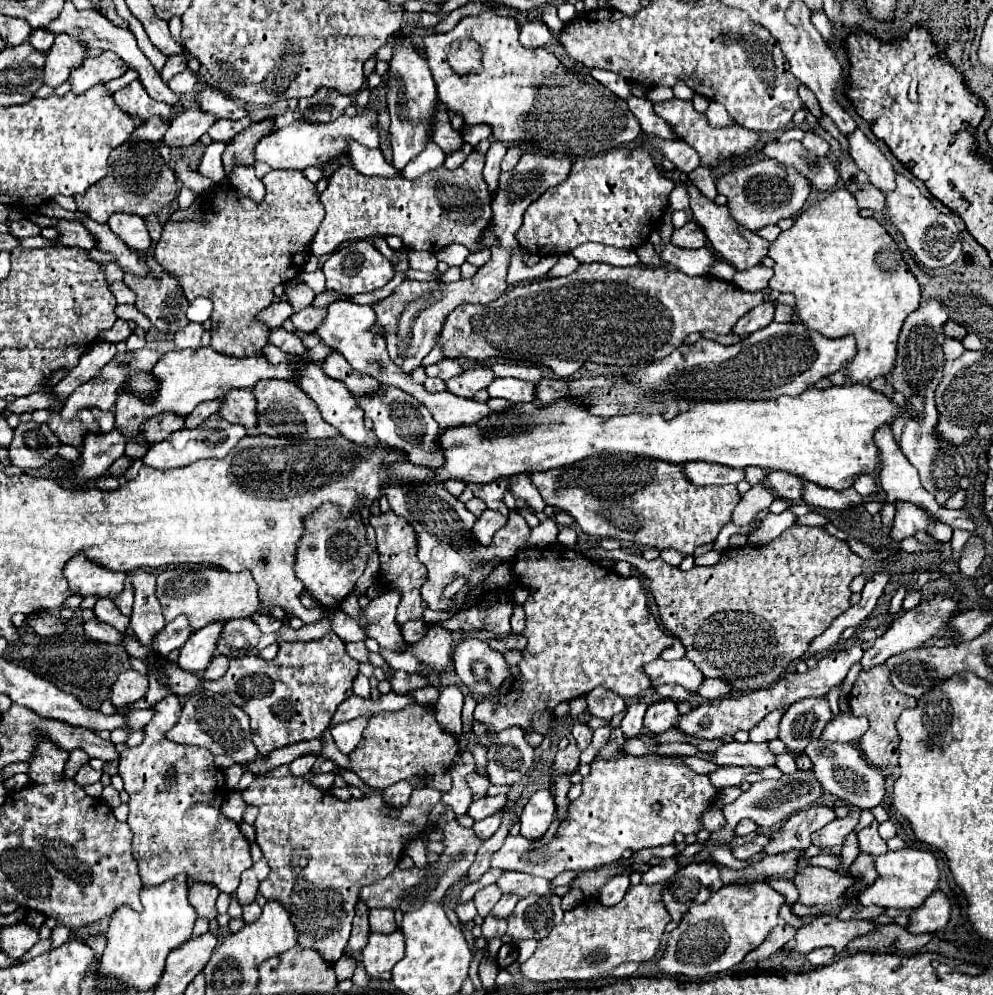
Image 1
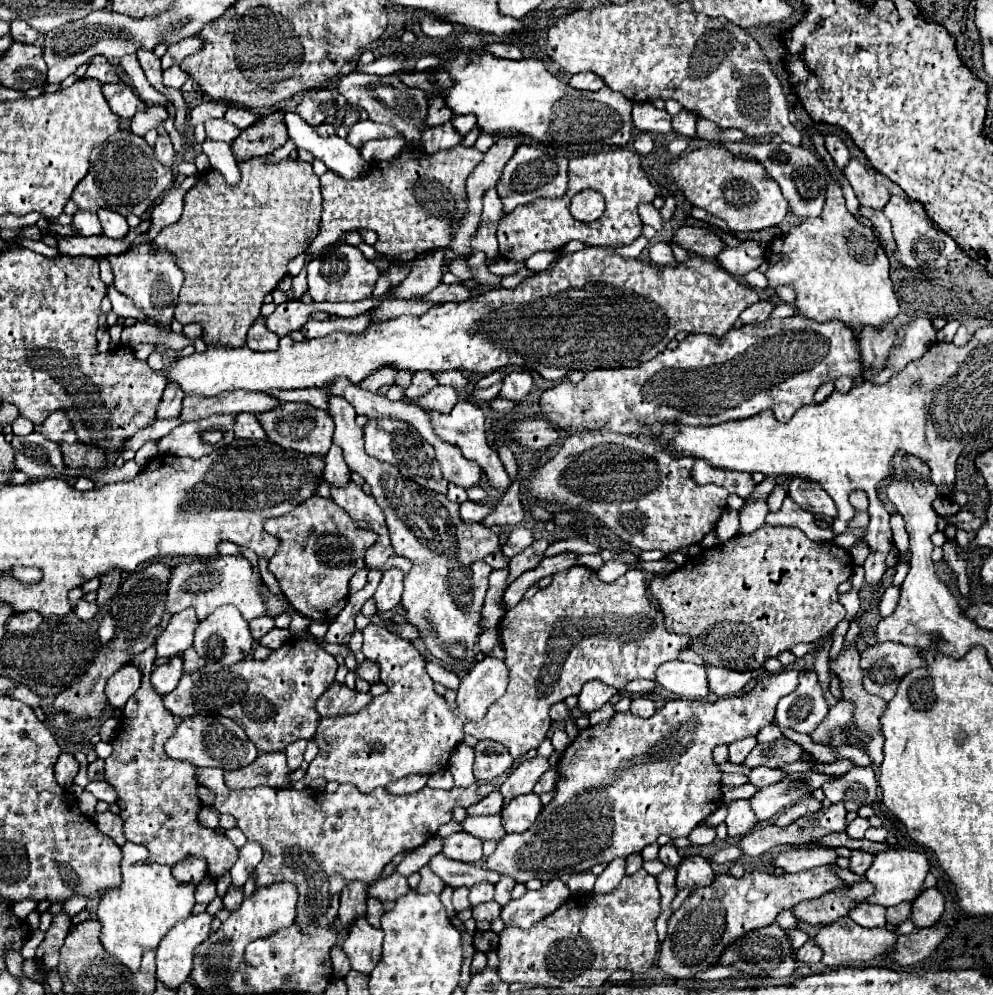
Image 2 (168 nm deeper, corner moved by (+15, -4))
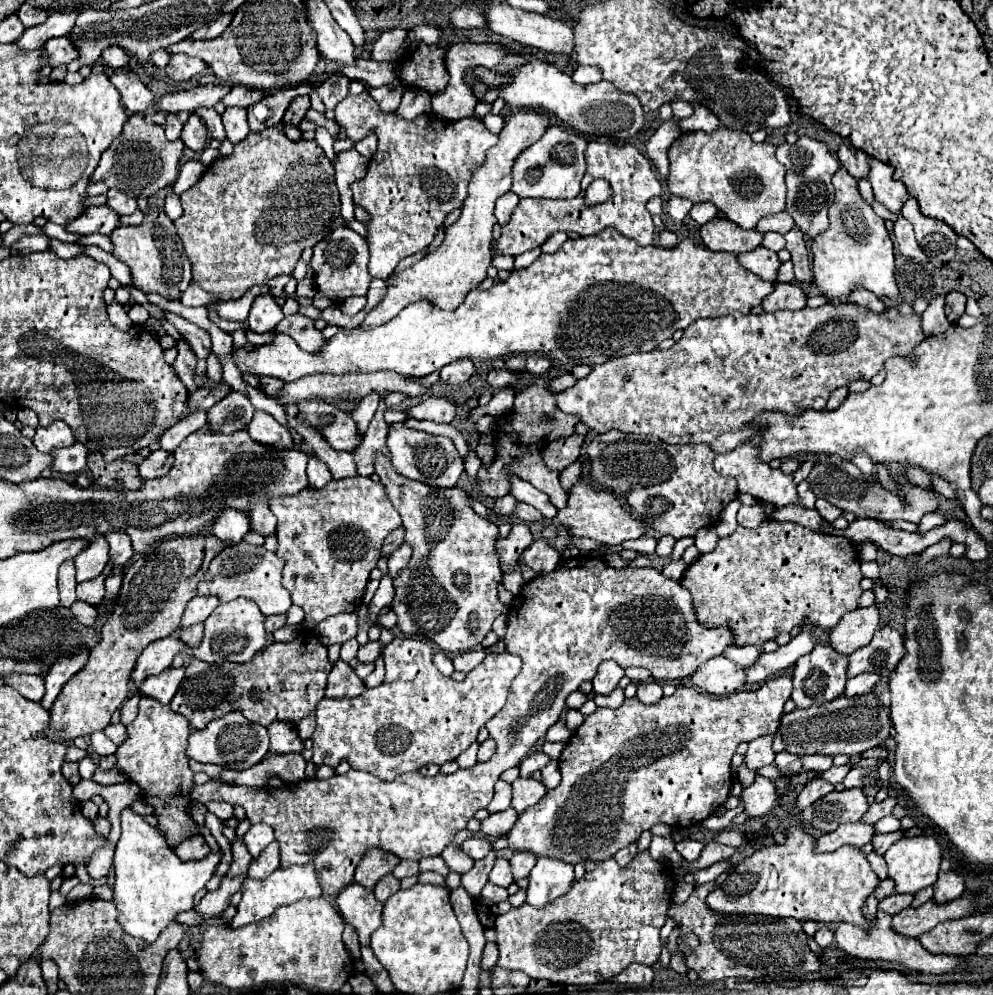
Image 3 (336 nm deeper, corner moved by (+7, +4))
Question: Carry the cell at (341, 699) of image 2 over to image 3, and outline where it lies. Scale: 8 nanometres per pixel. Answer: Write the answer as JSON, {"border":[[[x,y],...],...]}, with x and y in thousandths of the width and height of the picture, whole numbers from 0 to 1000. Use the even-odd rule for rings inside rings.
{"border":[[[340,663],[330,677],[330,689],[328,689],[328,699],[330,702],[356,702],[367,695],[365,683],[359,679],[356,671],[348,667],[346,663]]]}

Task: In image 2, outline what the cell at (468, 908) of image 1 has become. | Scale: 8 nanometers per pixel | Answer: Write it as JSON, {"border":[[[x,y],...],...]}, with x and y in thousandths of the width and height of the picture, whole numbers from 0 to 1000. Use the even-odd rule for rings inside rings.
{"border":[[[459,892],[457,898],[455,898],[455,911],[459,917],[465,917],[473,911],[471,907],[471,892]]]}

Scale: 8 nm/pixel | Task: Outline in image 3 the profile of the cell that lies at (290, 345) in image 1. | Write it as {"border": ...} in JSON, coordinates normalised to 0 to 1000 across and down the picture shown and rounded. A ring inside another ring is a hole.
{"border":[[[260,297],[254,306],[252,318],[250,318],[250,328],[254,334],[266,336],[266,334],[276,334],[278,326],[286,320],[284,310],[274,297]]]}

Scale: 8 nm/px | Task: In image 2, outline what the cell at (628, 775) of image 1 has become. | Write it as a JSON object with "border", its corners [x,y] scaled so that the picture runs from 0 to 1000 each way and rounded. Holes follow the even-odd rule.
{"border":[[[790,673],[769,679],[747,699],[723,702],[719,706],[683,702],[671,706],[653,724],[630,716],[618,718],[612,726],[602,730],[584,734],[582,742],[564,760],[560,800],[540,822],[540,834],[534,832],[528,838],[510,838],[491,860],[489,872],[516,880],[520,886],[532,886],[536,882],[556,884],[560,880],[566,882],[570,878],[590,876],[604,866],[642,858],[649,850],[659,848],[665,838],[671,838],[677,844],[693,840],[699,830],[709,826],[727,808],[725,774],[719,768],[717,752],[721,748],[735,748],[751,740],[761,740],[769,730],[777,728],[783,704],[802,693],[804,681],[810,675],[812,673]]]}

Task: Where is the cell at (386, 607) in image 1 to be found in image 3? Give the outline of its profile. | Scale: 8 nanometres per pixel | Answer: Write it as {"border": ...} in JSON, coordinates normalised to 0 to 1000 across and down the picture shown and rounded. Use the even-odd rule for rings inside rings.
{"border":[[[407,545],[403,551],[399,551],[399,555],[391,561],[391,575],[393,575],[393,579],[395,581],[399,581],[401,579],[401,575],[411,567],[411,563],[413,563],[413,557],[415,557],[415,551]]]}

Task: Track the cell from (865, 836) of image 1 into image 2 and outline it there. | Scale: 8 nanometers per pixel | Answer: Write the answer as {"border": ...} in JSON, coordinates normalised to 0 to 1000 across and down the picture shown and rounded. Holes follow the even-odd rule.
{"border":[[[862,822],[854,832],[852,832],[852,838],[856,840],[856,842],[860,842],[860,844],[868,844],[870,842],[870,836],[876,832],[876,828],[874,828],[874,824],[872,822]]]}

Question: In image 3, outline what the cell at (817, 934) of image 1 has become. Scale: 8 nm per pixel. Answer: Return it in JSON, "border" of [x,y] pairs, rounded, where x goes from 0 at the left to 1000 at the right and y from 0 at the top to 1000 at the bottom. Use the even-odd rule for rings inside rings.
{"border":[[[884,915],[882,919],[882,931],[872,937],[866,931],[858,931],[854,927],[844,929],[842,935],[842,947],[844,953],[850,955],[856,961],[862,963],[870,963],[870,965],[896,965],[896,967],[906,967],[910,969],[914,975],[922,975],[922,977],[933,977],[933,979],[957,979],[963,977],[963,973],[971,973],[971,963],[969,961],[955,961],[955,959],[937,959],[935,955],[928,953],[928,949],[920,943],[910,943],[904,941],[902,937],[898,937],[896,933],[896,925],[898,921],[890,915]]]}

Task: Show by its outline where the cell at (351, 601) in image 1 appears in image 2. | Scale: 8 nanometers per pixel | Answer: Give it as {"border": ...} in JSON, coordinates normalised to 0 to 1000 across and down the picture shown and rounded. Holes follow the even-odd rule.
{"border":[[[371,627],[365,639],[365,655],[383,669],[383,683],[391,689],[391,697],[379,699],[361,718],[334,724],[324,722],[318,734],[322,756],[312,766],[312,776],[296,790],[310,792],[316,782],[326,782],[340,788],[356,788],[365,798],[371,798],[381,790],[413,778],[435,780],[451,770],[453,758],[467,742],[467,726],[487,722],[491,710],[510,695],[512,671],[508,663],[489,659],[465,681],[459,702],[461,710],[453,712],[439,697],[437,685],[427,671],[427,661],[415,645],[377,627]]]}

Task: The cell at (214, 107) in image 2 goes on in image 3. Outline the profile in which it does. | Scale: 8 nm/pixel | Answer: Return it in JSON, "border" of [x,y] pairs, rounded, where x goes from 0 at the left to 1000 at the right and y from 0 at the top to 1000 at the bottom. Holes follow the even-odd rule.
{"border":[[[234,88],[232,94],[226,96],[226,105],[228,107],[242,107],[242,109],[250,109],[252,105],[258,105],[266,98],[266,92],[258,92],[258,88]]]}

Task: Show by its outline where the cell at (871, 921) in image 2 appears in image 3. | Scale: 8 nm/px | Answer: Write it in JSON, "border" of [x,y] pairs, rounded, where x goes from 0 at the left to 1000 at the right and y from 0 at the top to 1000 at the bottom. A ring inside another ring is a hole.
{"border":[[[898,898],[898,901],[894,901],[892,905],[886,907],[886,913],[900,921],[900,919],[904,919],[906,915],[914,913],[914,911],[918,909],[918,903],[920,903],[918,898]]]}

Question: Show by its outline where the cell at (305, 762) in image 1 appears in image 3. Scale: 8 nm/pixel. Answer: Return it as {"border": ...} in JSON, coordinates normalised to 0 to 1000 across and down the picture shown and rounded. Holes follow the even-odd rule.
{"border":[[[318,718],[308,720],[306,724],[302,724],[302,728],[300,728],[298,732],[300,732],[300,738],[302,738],[304,744],[310,744],[310,742],[314,740],[314,736],[316,736],[316,728],[318,728]]]}

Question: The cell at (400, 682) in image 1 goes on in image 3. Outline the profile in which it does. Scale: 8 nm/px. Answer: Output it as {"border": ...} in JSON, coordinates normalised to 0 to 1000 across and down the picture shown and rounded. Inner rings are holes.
{"border":[[[371,645],[361,653],[361,665],[377,665],[383,657],[383,645]]]}

